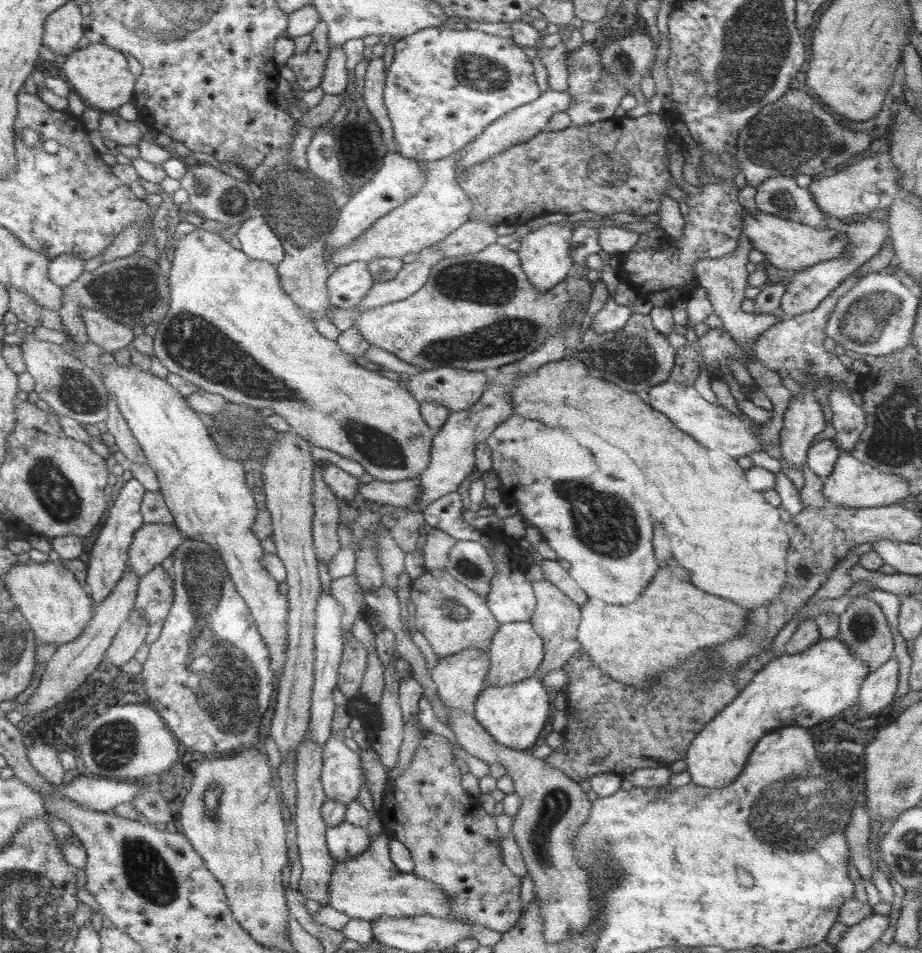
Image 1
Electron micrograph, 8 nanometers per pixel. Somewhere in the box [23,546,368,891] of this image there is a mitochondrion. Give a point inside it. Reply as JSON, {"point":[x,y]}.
{"point":[113,745]}

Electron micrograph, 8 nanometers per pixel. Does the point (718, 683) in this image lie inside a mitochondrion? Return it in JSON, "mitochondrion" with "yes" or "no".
{"mitochondrion":"yes"}

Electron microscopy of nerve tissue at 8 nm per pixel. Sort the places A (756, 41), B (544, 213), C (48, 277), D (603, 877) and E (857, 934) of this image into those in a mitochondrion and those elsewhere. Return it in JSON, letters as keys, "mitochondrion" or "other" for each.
{"A":"mitochondrion","B":"other","C":"other","D":"mitochondrion","E":"other"}

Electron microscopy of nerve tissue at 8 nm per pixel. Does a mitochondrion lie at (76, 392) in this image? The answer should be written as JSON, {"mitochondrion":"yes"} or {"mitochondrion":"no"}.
{"mitochondrion":"yes"}

